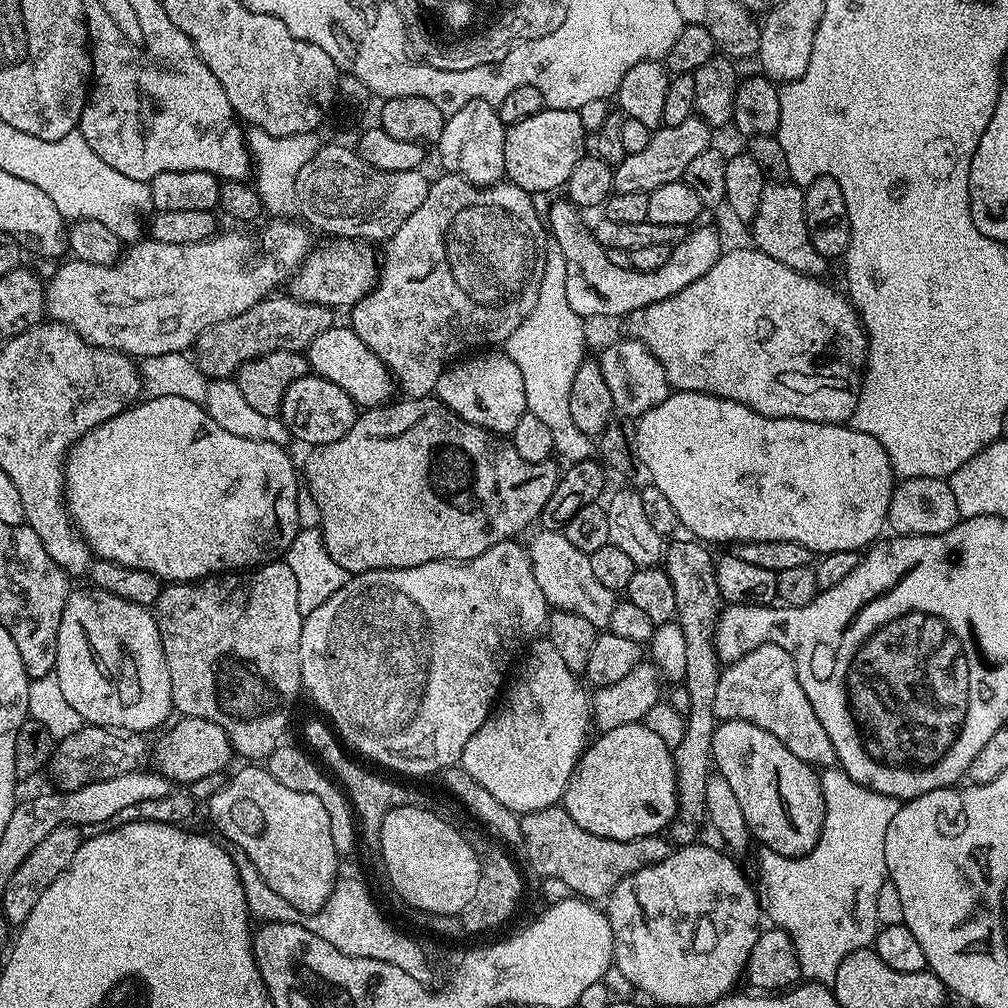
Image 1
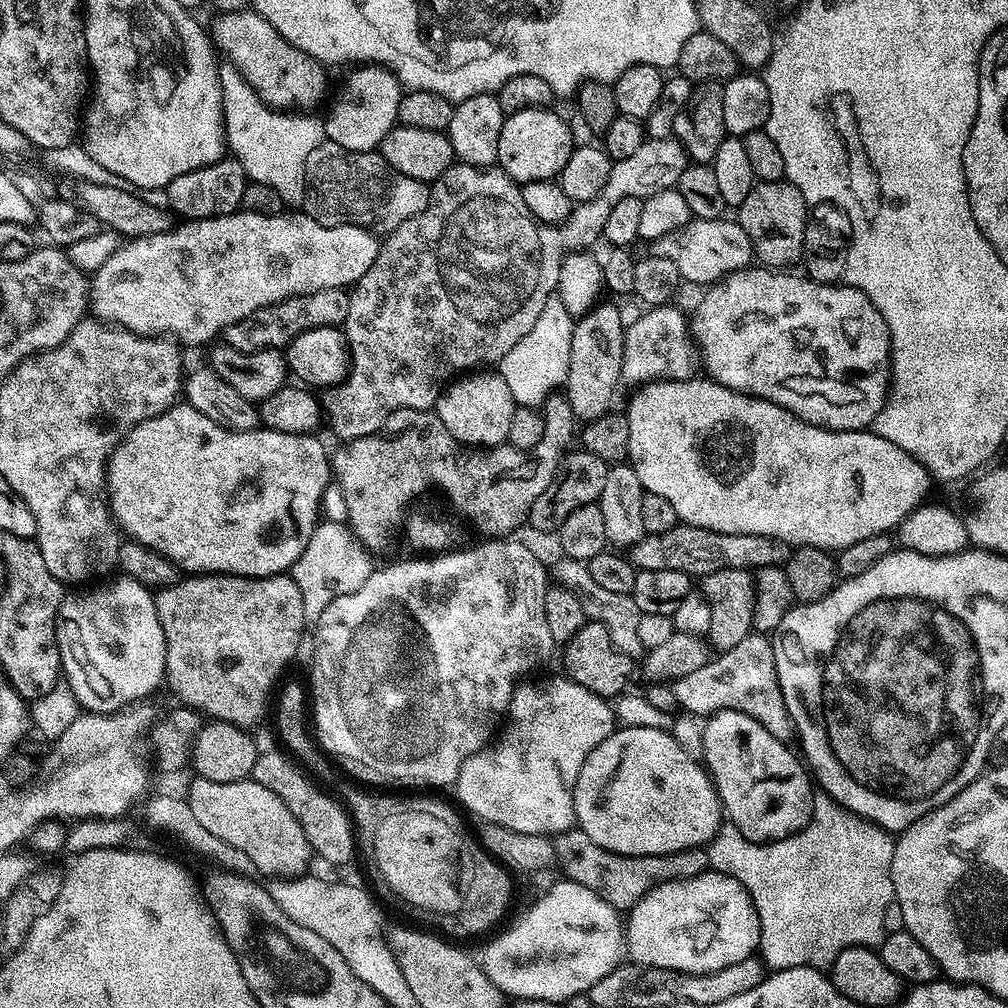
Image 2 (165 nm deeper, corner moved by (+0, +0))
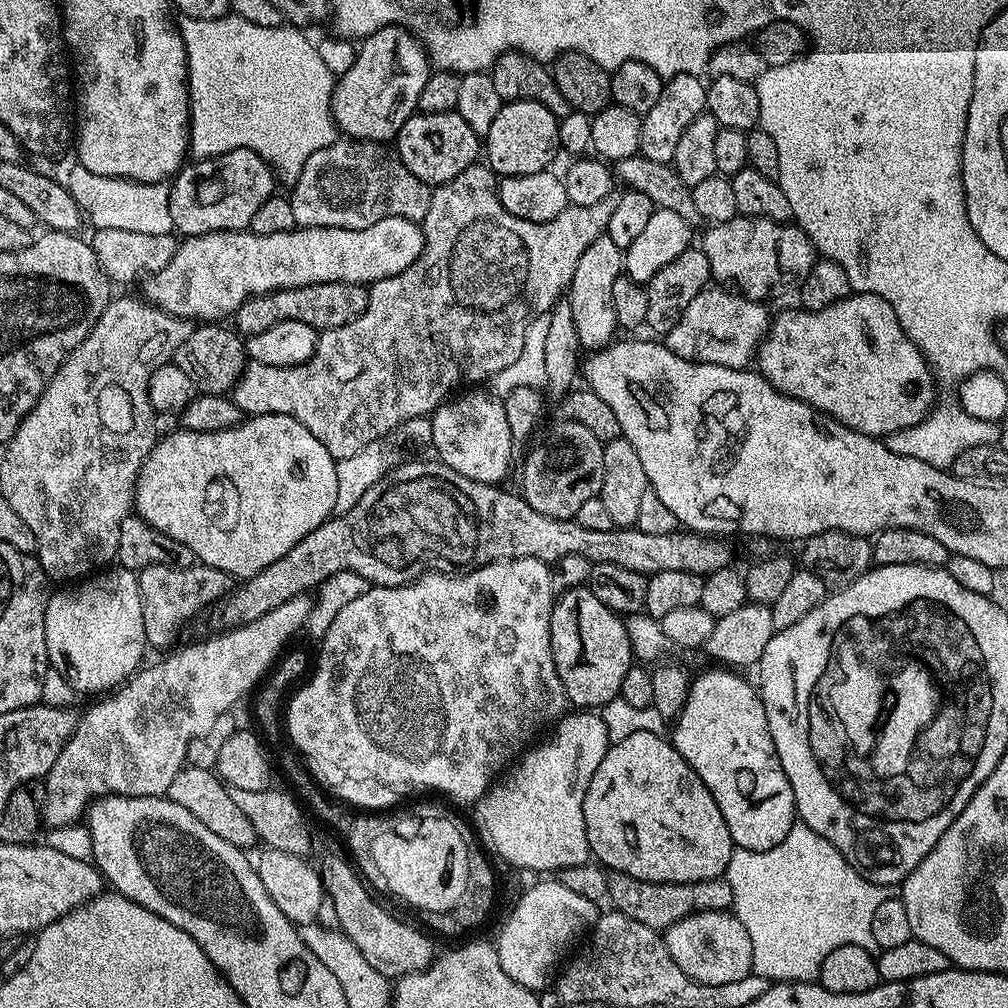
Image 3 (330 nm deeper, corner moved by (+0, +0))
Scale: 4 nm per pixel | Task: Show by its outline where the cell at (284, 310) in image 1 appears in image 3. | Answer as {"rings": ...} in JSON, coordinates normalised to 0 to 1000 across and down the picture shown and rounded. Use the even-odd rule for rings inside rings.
{"rings":[[[319,280],[305,282],[299,286],[265,290],[259,294],[247,294],[244,300],[240,300],[240,304],[232,314],[232,325],[242,335],[260,331],[260,327],[268,327],[268,323],[276,323],[276,319],[285,317],[304,319],[304,323],[314,327],[334,325],[355,315],[355,312],[363,308],[364,299],[365,286],[362,283],[347,280]]]}

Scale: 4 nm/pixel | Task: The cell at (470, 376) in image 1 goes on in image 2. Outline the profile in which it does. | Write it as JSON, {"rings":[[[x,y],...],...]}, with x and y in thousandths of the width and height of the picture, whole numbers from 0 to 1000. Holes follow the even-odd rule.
{"rings":[[[472,367],[449,376],[433,396],[431,408],[435,415],[438,415],[438,423],[446,427],[450,436],[461,442],[482,445],[503,438],[512,404],[514,402],[506,391],[506,383],[502,383],[495,368]]]}

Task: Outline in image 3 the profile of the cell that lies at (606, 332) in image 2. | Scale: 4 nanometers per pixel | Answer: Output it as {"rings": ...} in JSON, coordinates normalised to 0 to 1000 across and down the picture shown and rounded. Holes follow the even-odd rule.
{"rings":[[[602,232],[589,236],[589,240],[577,248],[573,264],[569,264],[569,276],[562,287],[562,297],[569,308],[569,324],[573,327],[576,346],[594,347],[612,336],[609,280],[613,280],[618,265],[618,249]]]}

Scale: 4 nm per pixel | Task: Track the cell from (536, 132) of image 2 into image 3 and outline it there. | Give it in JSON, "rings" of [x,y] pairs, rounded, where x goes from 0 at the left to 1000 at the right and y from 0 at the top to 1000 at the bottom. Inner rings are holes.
{"rings":[[[506,99],[497,102],[494,109],[494,117],[486,125],[486,129],[478,136],[478,151],[482,158],[483,166],[487,167],[493,176],[517,175],[518,173],[534,173],[545,166],[544,163],[551,157],[552,151],[557,150],[554,129],[556,128],[555,118],[529,99]]]}

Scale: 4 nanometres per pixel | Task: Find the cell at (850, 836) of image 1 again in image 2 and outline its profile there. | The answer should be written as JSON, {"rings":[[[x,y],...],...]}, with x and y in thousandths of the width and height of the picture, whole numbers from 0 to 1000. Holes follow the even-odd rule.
{"rings":[[[813,784],[806,792],[806,811],[802,818],[786,829],[765,835],[742,833],[732,819],[718,815],[710,830],[700,838],[707,865],[715,865],[732,874],[742,884],[754,912],[753,951],[763,961],[824,961],[827,950],[840,940],[872,941],[877,934],[879,899],[889,892],[883,867],[887,833],[877,822],[848,810]]]}

